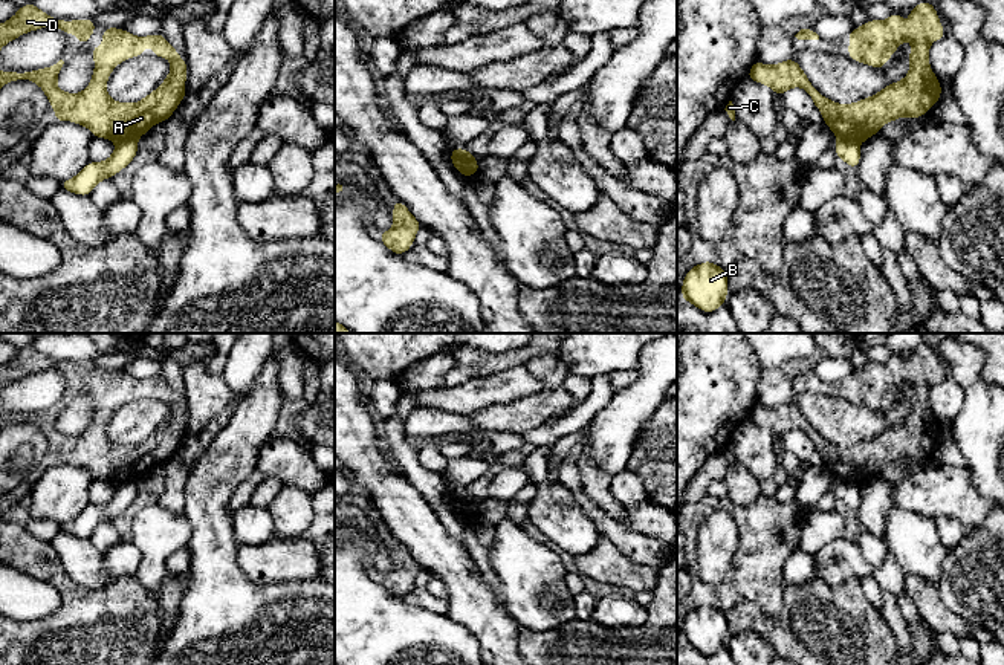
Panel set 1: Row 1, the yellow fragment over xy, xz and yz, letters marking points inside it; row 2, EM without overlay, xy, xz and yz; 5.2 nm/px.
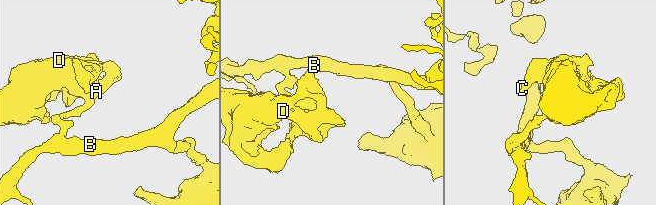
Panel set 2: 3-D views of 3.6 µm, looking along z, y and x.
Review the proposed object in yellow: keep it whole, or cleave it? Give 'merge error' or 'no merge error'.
merge error

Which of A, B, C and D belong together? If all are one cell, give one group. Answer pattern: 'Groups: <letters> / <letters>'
Groups: A C D / B

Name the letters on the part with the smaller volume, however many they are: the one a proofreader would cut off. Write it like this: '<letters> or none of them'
A, C, D

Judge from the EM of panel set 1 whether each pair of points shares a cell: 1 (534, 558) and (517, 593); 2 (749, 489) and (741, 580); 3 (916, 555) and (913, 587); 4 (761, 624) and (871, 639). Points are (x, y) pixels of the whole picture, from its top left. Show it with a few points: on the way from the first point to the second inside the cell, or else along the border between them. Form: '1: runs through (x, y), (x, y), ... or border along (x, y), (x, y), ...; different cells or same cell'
1: runs through (532, 567), (532, 578), (526, 584); same cell
2: border along (760, 493), (746, 505), (735, 505), (726, 497); different cells
3: border along (905, 575), (917, 575), (935, 584); different cells
4: runs through (789, 635), (832, 633), (844, 639); same cell

